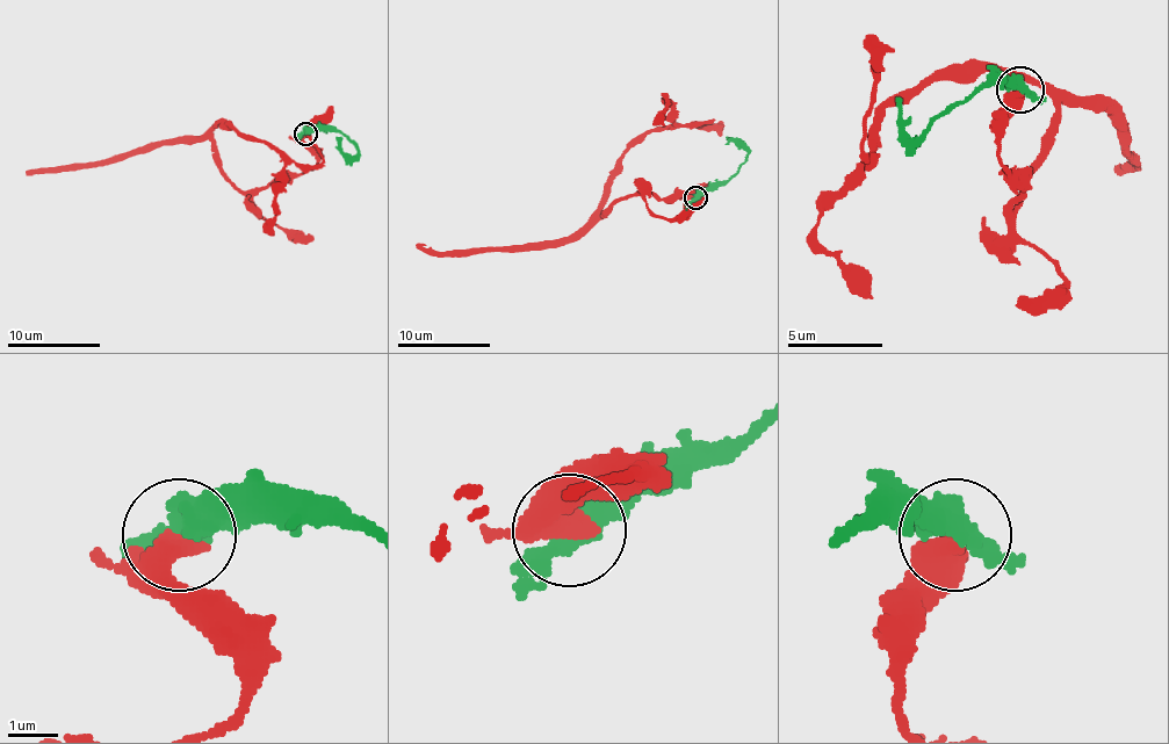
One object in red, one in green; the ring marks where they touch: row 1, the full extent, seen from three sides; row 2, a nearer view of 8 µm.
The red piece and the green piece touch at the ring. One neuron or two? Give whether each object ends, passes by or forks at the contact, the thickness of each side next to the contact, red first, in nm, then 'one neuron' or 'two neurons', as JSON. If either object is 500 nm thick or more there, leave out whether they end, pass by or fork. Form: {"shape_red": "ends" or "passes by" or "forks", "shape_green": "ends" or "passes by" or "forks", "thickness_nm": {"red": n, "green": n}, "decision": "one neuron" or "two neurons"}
{"thickness_nm": {"red": 600, "green": 500}, "decision": "two neurons"}

